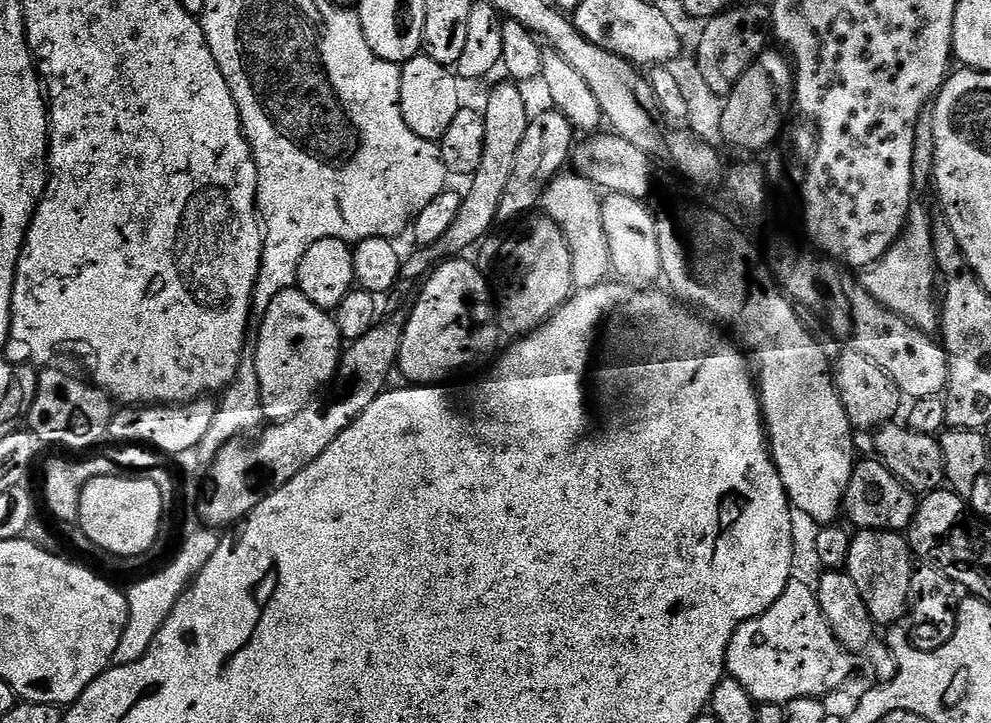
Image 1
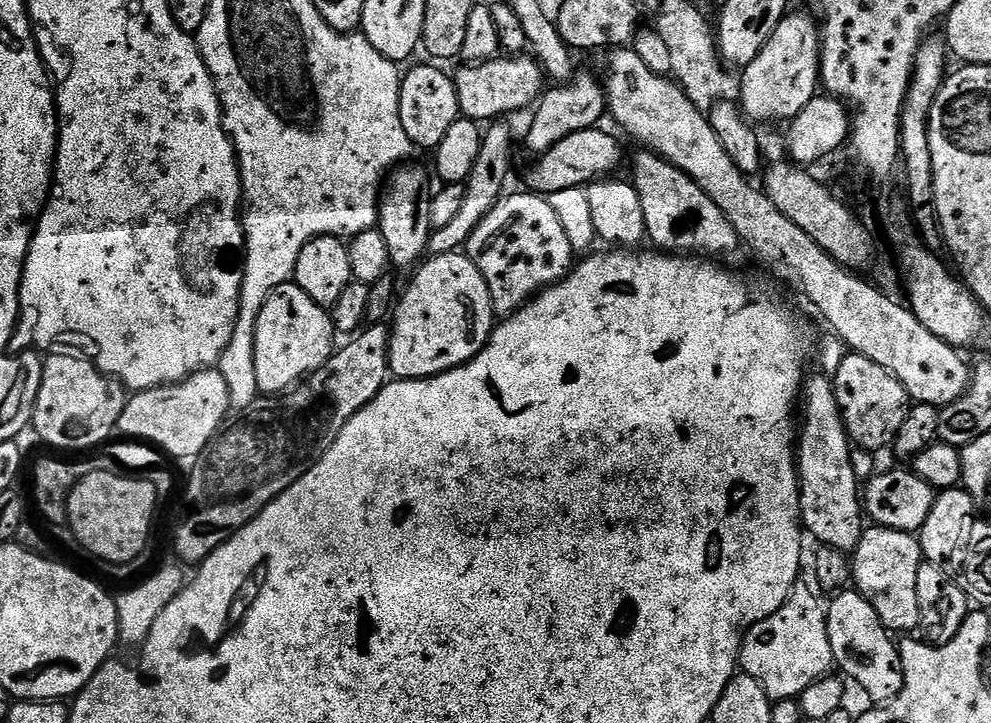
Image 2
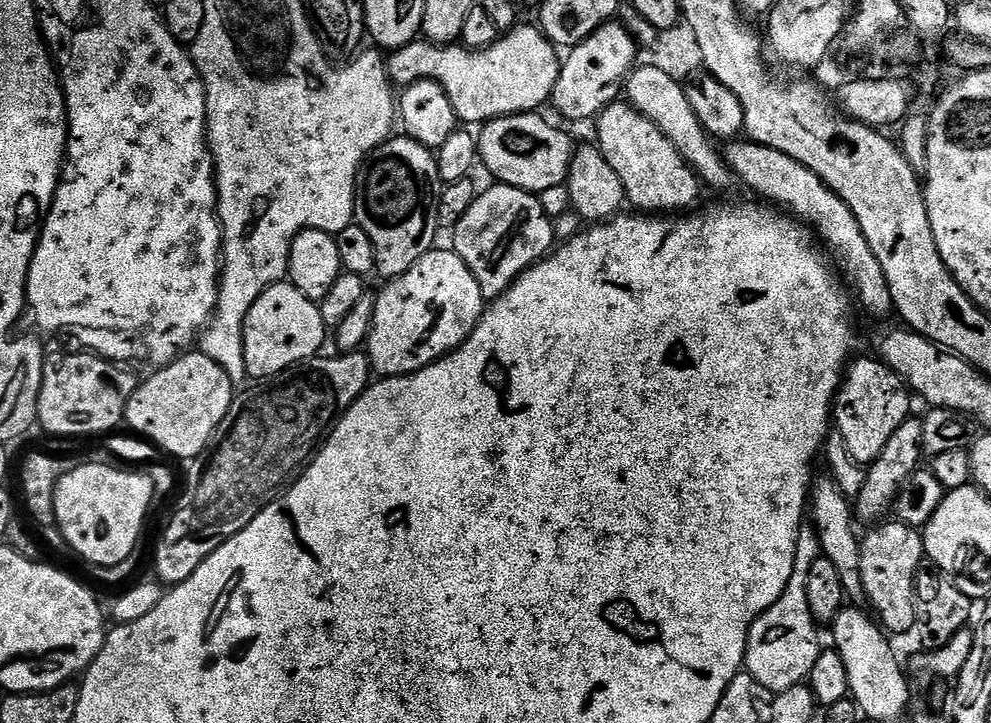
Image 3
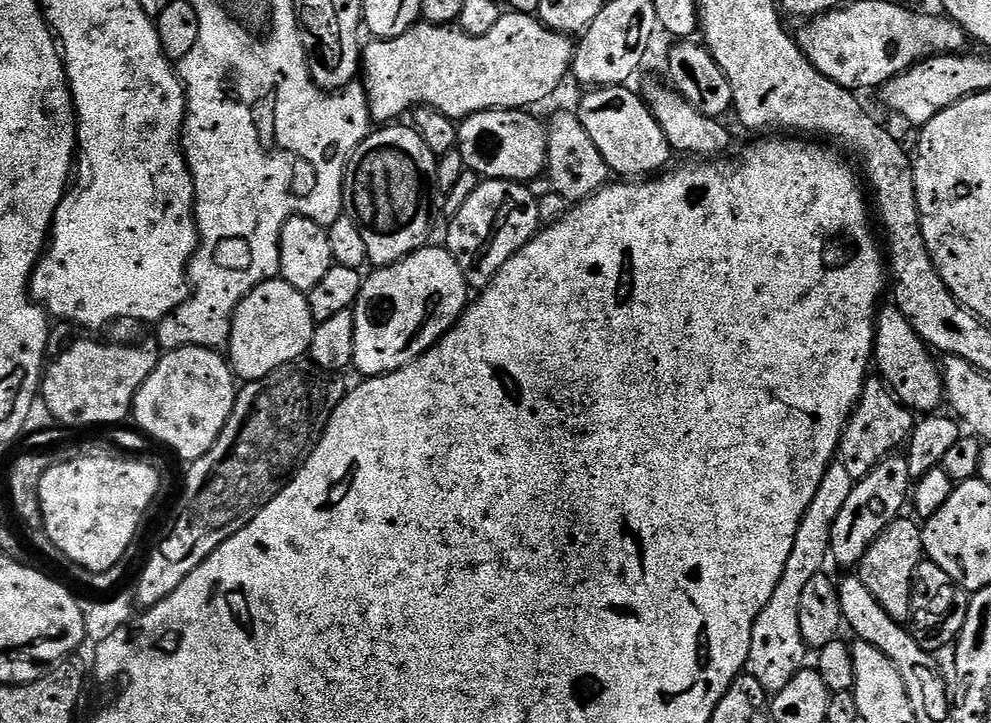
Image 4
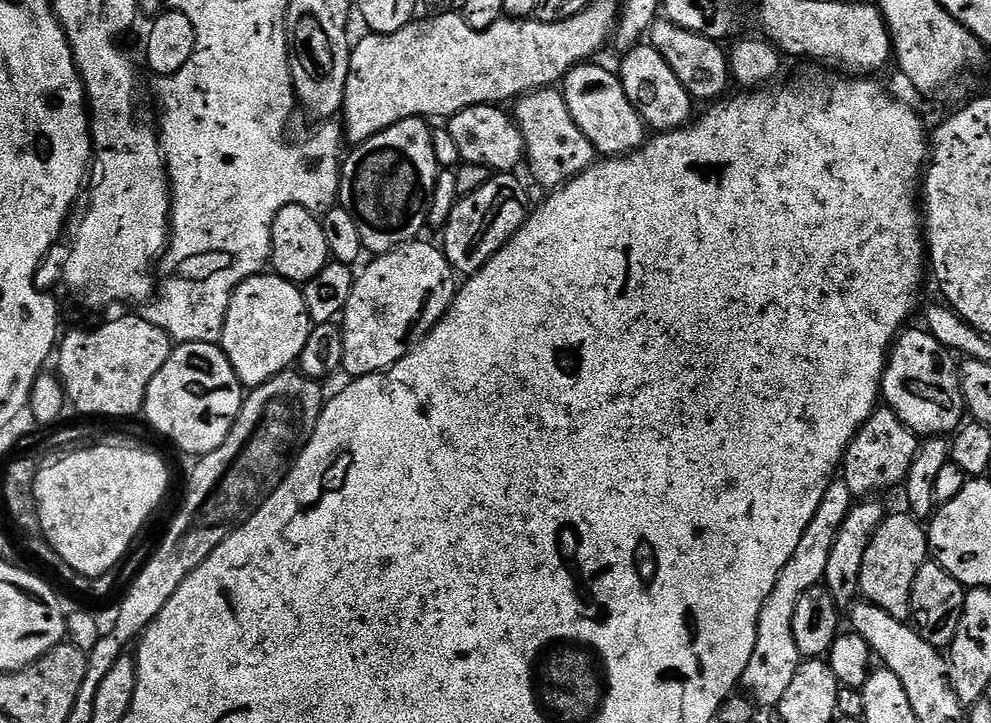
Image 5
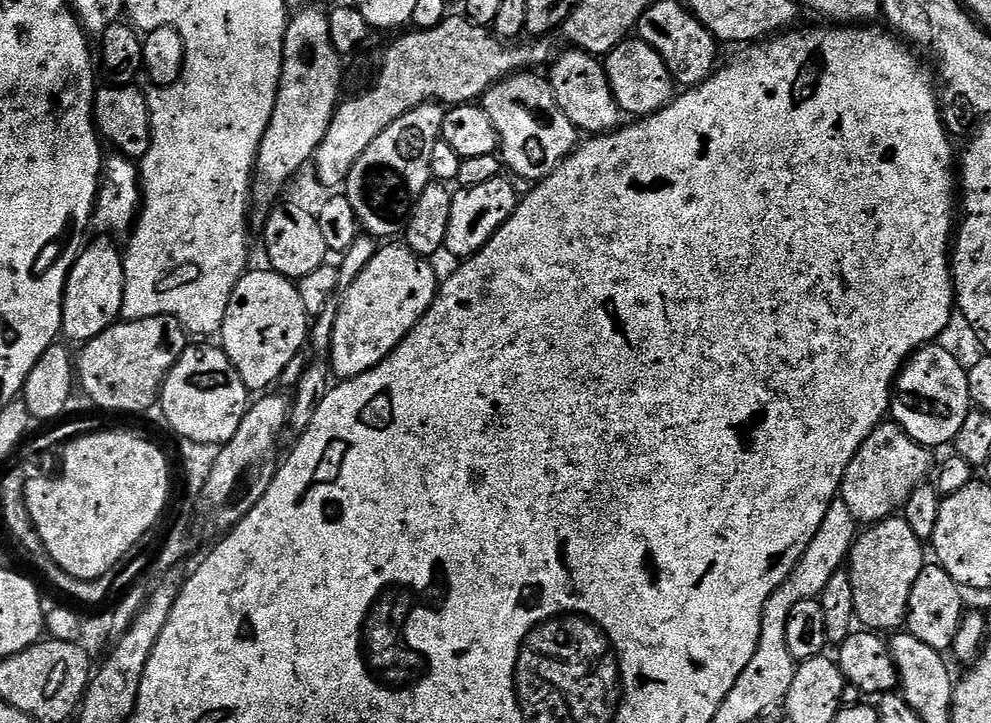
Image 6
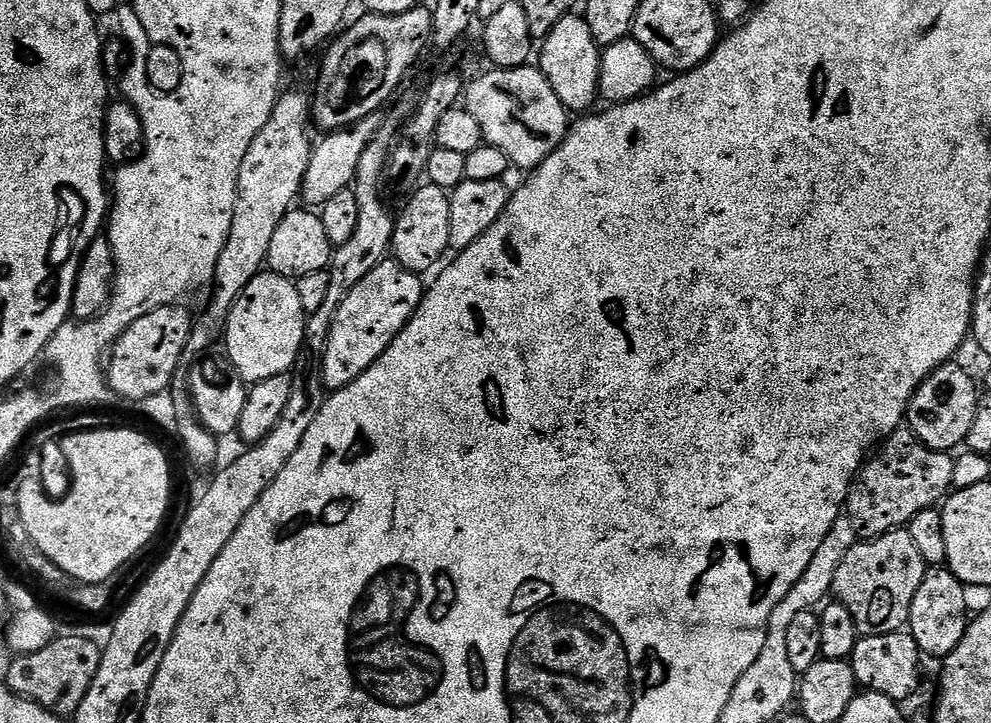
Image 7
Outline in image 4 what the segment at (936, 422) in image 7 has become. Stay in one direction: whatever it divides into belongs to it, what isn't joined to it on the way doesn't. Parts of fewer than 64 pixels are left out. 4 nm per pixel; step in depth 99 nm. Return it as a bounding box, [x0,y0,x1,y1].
[874,306,946,414]

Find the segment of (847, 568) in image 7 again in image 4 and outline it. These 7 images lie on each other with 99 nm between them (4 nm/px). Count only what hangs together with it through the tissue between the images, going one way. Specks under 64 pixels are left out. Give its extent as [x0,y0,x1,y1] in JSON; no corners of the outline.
[858,518,924,622]

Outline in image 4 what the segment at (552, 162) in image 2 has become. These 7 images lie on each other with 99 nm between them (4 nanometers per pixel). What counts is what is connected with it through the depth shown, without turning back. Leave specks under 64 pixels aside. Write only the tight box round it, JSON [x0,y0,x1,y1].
[458,108,548,182]

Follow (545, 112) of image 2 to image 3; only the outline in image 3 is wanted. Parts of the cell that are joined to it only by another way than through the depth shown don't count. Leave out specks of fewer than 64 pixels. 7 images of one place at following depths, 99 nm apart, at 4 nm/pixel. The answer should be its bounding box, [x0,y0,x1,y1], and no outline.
[551,22,638,121]

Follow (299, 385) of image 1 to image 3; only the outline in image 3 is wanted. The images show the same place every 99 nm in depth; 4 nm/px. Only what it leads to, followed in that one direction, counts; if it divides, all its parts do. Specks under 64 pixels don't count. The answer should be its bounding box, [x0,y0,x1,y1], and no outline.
[244,282,326,382]

